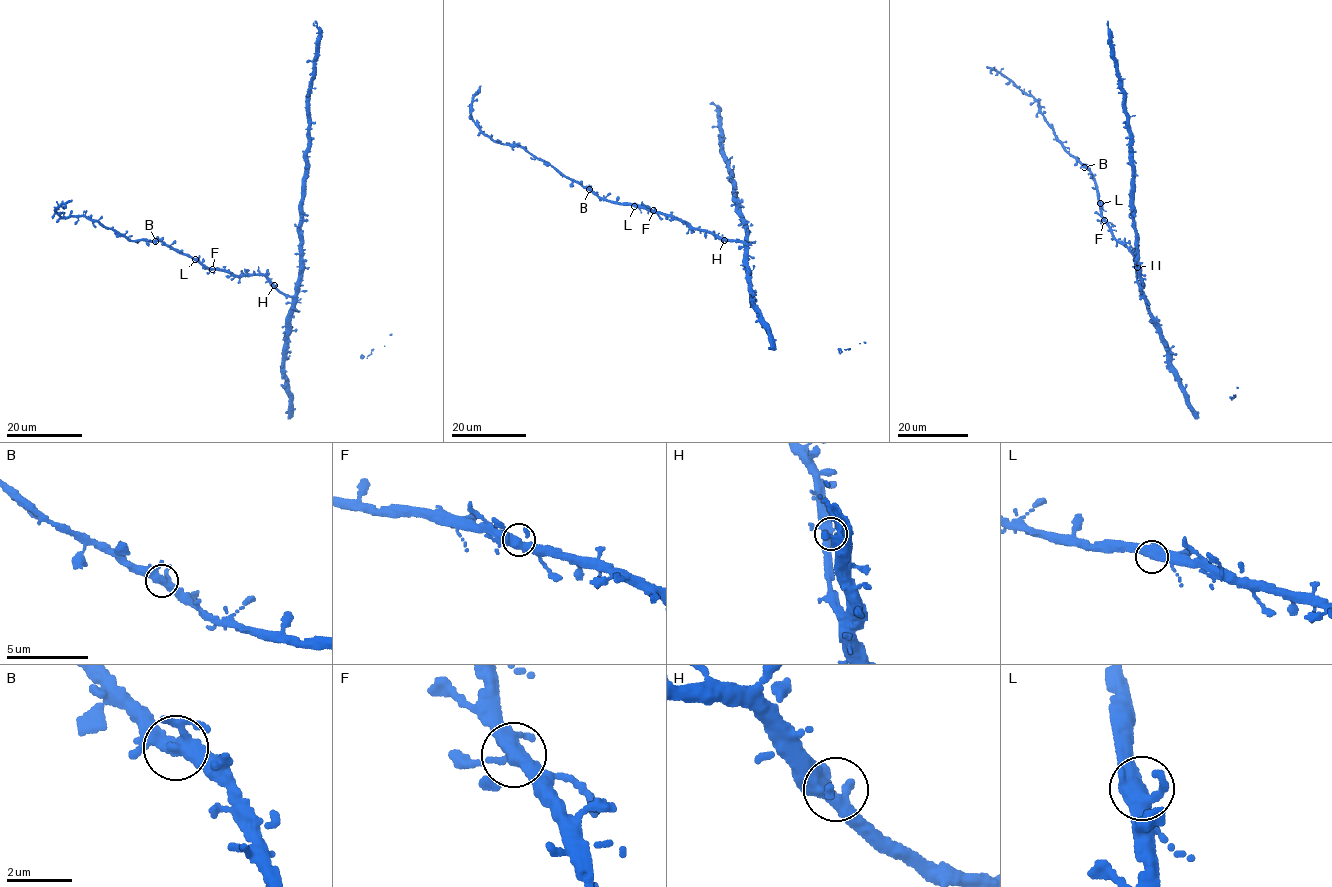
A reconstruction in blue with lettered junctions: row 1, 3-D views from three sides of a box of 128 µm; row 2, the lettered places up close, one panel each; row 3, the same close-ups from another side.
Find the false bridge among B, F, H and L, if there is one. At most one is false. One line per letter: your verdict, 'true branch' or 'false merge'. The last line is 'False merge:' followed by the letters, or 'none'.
B: true branch
F: true branch
H: true branch
L: true branch
False merge: none

